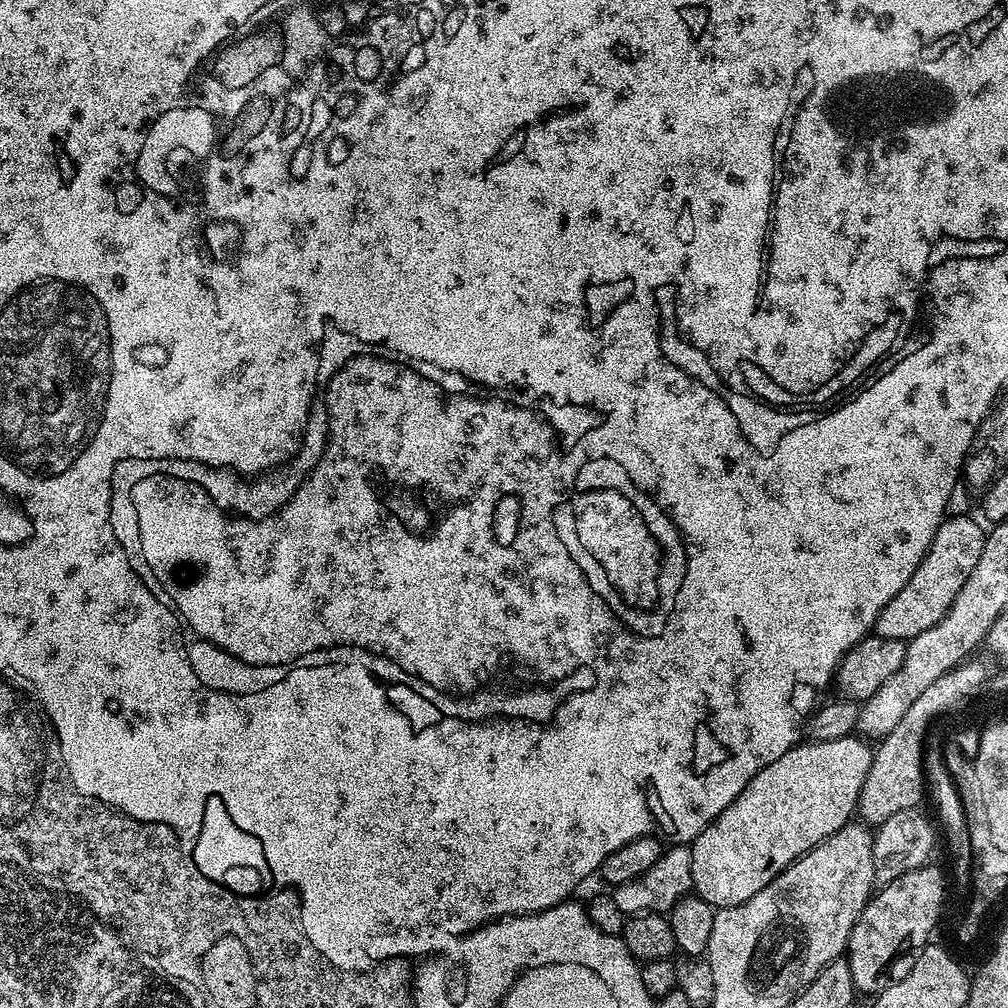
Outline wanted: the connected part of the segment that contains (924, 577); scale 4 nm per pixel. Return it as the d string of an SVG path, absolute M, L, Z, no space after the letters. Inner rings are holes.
M949 515L941 522L934 534L934 542L930 542L930 550L922 558L918 570L910 574L910 582L906 582L906 586L902 586L902 590L898 590L898 594L890 598L880 612L876 619L875 635L907 642L922 634L922 630L930 630L930 626L942 622L962 586L966 586L966 578L974 574L978 558L982 558L986 528L977 520L971 520L968 516Z

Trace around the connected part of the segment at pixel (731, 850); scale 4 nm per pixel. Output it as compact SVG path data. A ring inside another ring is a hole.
M856 734L833 740L812 740L797 744L782 758L778 758L778 762L770 762L770 766L758 770L758 774L754 774L754 778L746 786L746 790L742 790L742 794L738 794L738 798L734 798L734 802L730 806L726 806L726 810L722 810L722 814L718 814L718 818L714 818L714 822L710 822L706 826L706 830L702 830L702 834L698 834L692 841L690 845L692 849L692 887L695 895L704 899L716 910L738 906L742 902L746 902L746 898L754 898L754 894L758 894L758 890L762 890L762 886L766 886L771 880L778 878L778 874L786 871L799 856L805 856L811 848L833 836L839 828L843 828L857 815L862 784L866 782L866 776L870 774L873 753L873 745Z

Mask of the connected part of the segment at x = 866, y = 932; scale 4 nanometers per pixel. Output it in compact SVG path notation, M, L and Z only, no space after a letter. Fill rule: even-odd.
M932 867L910 870L910 874L902 874L902 878L894 878L894 882L883 885L862 910L846 949L857 993L879 993L886 983L884 971L891 966L892 959L907 948L929 943L928 935L935 930L944 908L944 876Z

